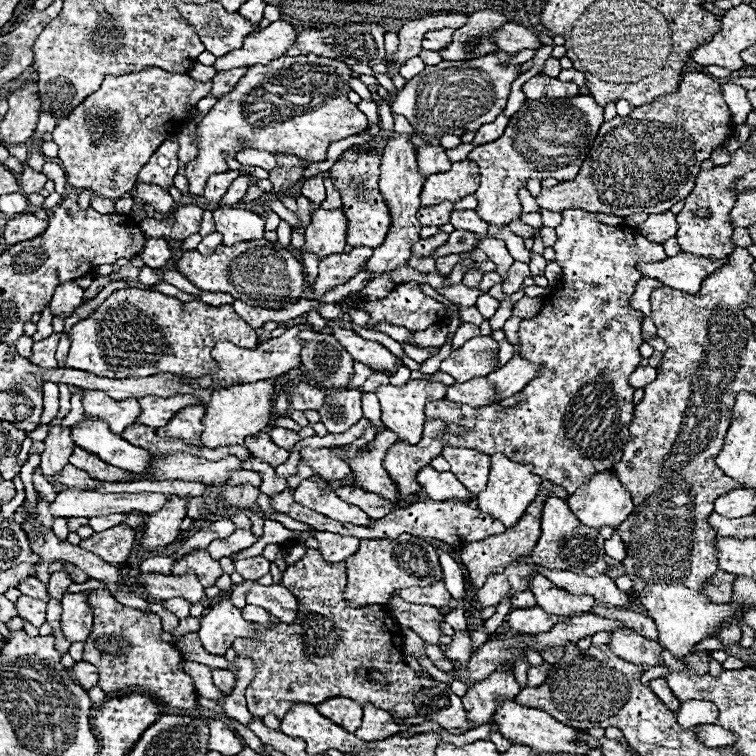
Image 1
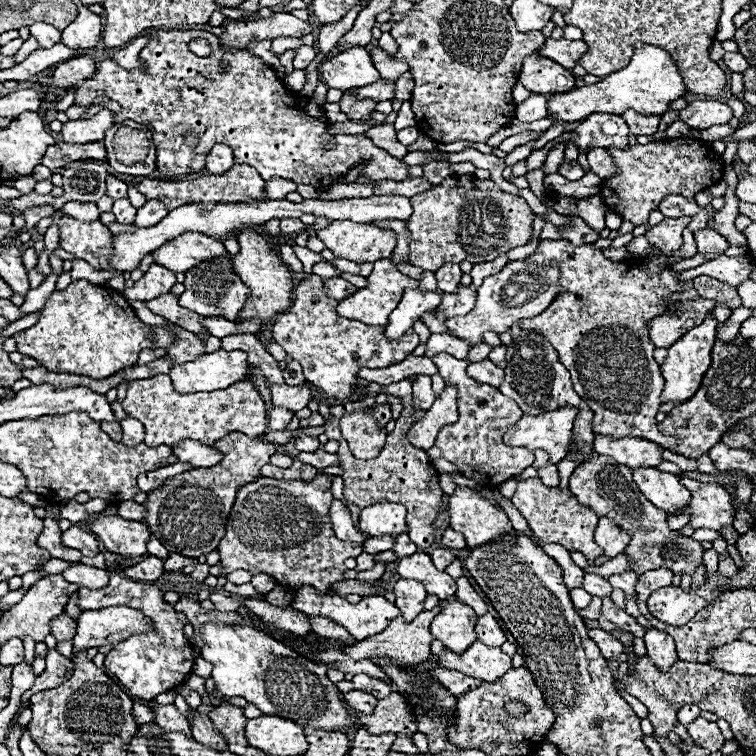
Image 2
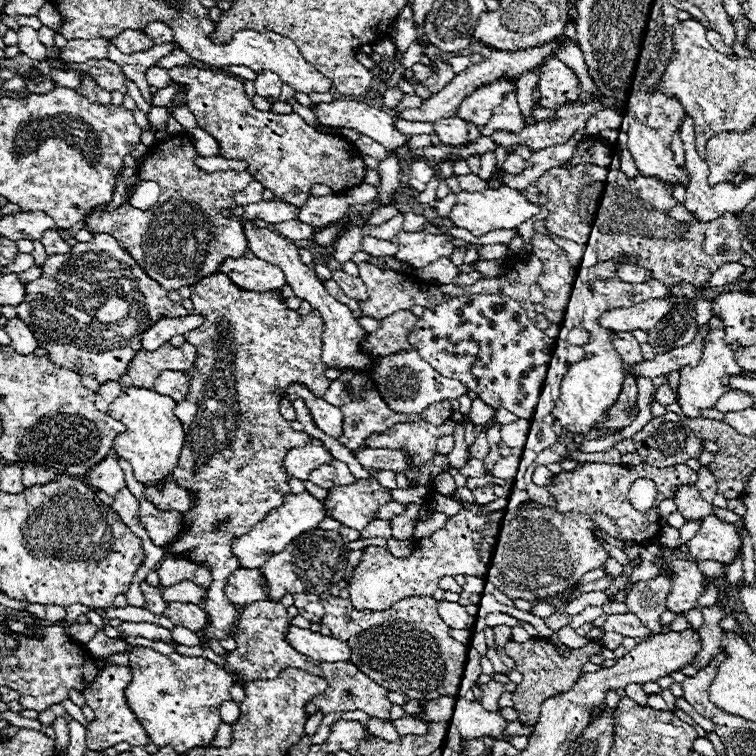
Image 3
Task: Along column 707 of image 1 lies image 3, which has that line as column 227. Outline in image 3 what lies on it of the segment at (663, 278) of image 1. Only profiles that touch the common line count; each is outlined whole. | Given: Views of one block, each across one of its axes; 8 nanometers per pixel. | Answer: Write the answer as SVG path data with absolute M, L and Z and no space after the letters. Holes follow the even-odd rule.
M246 252L240 258L226 258L220 268L220 274L226 274L240 290L254 290L254 292L266 292L272 288L282 288L286 284L284 272L260 260L254 252Z

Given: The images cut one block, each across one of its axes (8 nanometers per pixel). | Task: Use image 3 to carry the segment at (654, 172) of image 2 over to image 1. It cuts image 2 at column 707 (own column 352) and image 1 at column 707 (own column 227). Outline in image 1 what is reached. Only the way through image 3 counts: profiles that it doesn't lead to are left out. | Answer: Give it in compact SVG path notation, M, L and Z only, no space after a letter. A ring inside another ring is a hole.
M686 72L676 94L660 96L654 104L644 104L632 110L630 116L616 116L610 122L604 122L598 130L598 136L586 154L574 180L560 182L554 188L542 188L536 196L540 210L562 212L564 208L584 208L588 212L612 214L612 216L632 216L638 212L666 212L678 200L684 200L696 182L700 164L710 158L712 150L722 146L724 140L734 132L730 110L722 98L720 84L702 72Z

